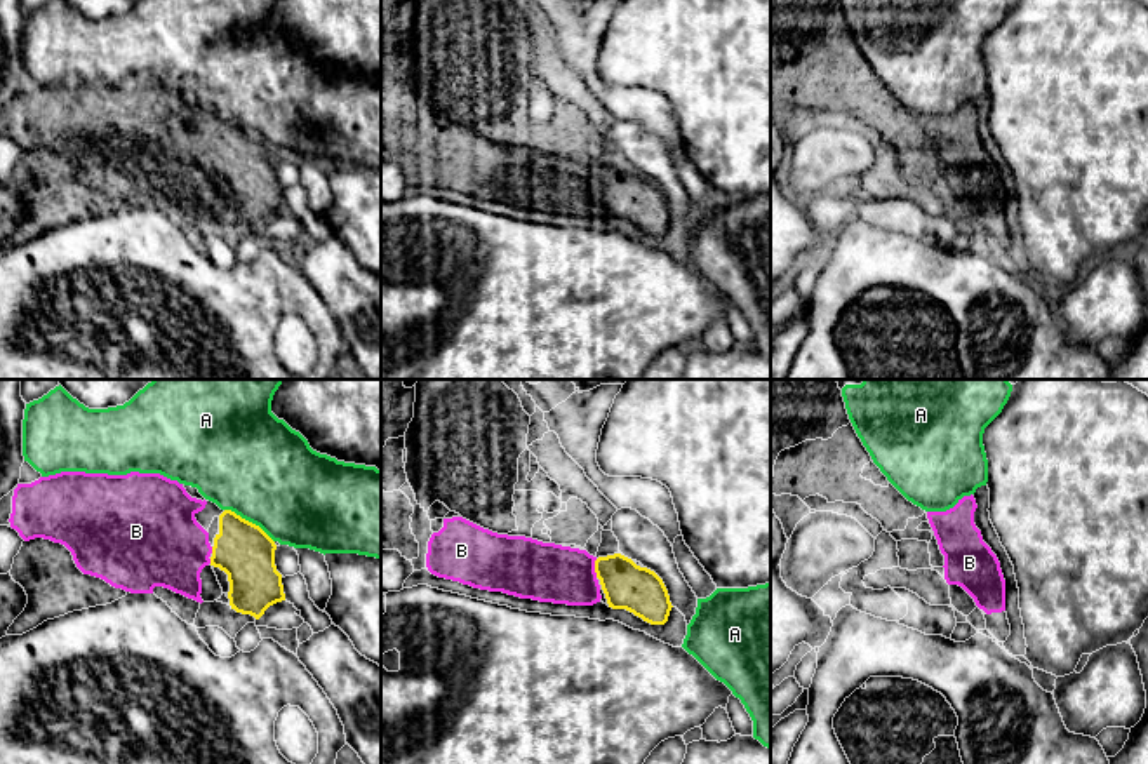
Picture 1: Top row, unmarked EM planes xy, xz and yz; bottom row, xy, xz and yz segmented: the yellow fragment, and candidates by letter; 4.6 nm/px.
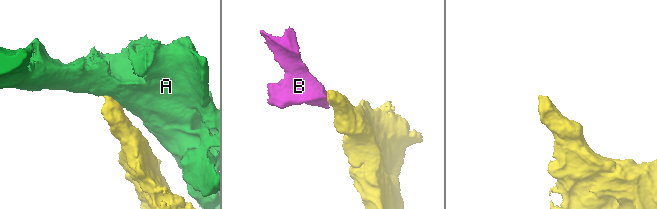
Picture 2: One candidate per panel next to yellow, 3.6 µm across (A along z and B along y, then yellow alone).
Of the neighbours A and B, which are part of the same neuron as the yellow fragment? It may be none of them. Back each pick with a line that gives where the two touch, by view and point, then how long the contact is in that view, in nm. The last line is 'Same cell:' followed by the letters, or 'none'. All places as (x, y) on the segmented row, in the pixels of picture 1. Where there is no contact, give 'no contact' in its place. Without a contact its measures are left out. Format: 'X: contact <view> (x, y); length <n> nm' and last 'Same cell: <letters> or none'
B: contact xz (595, 568); length 90 nm
Same cell: B

